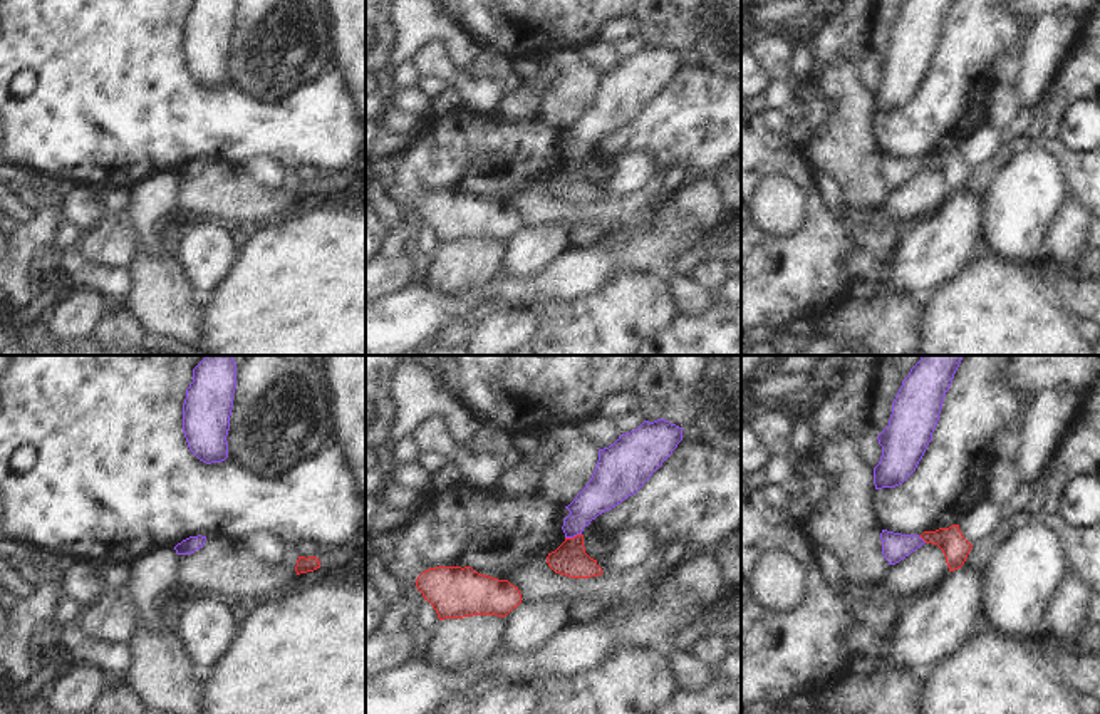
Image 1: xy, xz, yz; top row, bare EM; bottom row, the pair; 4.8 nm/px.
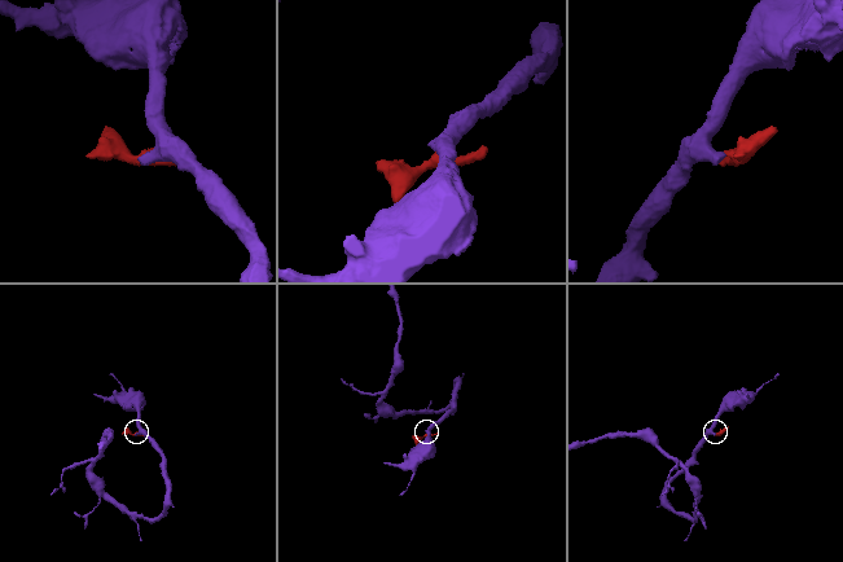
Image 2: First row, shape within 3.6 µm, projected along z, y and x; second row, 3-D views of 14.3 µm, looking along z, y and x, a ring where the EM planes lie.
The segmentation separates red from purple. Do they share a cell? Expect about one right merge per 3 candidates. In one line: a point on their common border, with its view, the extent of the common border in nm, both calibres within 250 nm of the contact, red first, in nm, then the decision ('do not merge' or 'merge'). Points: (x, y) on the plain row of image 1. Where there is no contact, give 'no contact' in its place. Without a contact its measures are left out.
meets red in xz at (574, 161); contact 80 nm long; 160 nm thick on the red side, 170 nm on the other; merge

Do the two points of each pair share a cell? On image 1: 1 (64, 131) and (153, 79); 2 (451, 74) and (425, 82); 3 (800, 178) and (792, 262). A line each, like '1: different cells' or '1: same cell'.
1: same cell
2: different cells
3: same cell

